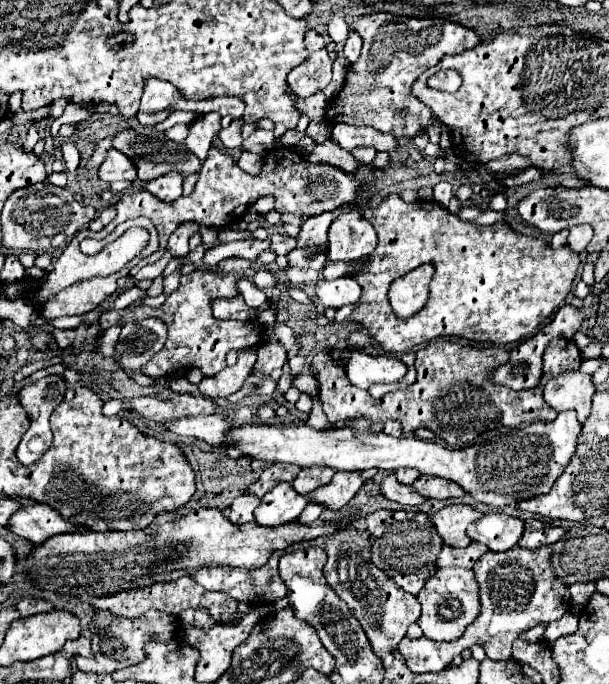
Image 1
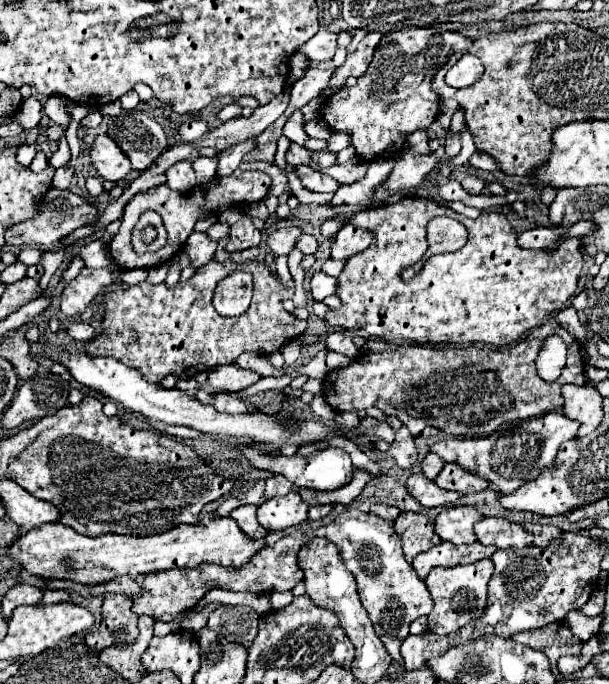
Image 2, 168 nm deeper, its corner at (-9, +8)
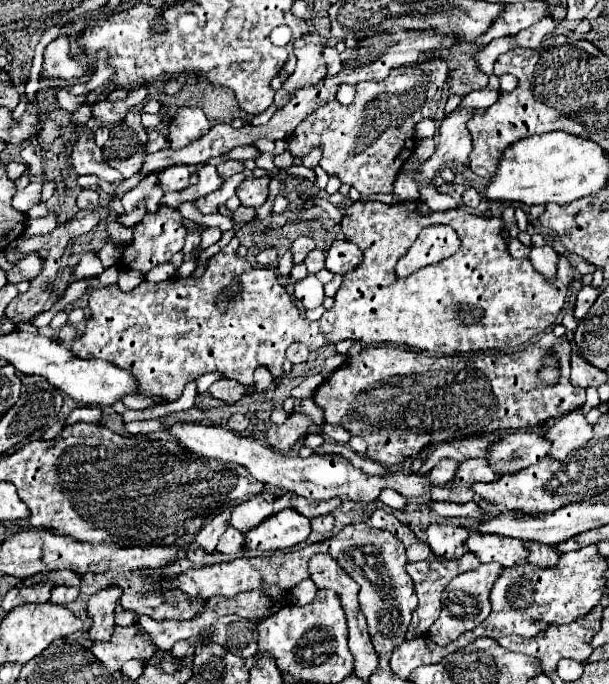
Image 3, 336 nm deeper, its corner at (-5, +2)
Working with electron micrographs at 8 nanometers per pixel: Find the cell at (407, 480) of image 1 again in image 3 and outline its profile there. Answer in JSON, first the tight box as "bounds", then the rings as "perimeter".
{"bounds":[429,459,459,485],"perimeter":[[[441,459],[429,473],[431,481],[435,481],[435,485],[445,485],[449,483],[453,477],[455,477],[455,471],[457,471],[459,463],[453,461],[453,459]]]}

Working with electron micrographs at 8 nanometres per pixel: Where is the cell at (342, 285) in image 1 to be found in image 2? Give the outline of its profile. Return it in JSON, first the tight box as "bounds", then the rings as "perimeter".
{"bounds":[311,271,337,301],"perimeter":[[[317,271],[311,277],[311,297],[315,301],[323,301],[325,297],[335,295],[335,293],[337,293],[337,277],[325,275],[323,271]]]}

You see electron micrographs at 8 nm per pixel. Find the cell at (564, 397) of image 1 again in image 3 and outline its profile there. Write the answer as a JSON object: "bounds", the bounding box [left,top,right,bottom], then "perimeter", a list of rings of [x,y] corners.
{"bounds":[545,409,593,461],"perimeter":[[[575,409],[569,415],[561,417],[545,433],[545,439],[551,441],[549,457],[551,459],[557,459],[557,461],[565,461],[565,457],[571,451],[585,447],[591,437],[593,437],[593,427],[585,421],[583,411],[581,409]]]}

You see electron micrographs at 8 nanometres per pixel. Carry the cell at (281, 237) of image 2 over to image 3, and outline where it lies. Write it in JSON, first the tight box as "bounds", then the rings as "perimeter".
{"bounds":[289,237,317,263],"perimeter":[[[299,237],[297,241],[291,243],[289,249],[293,251],[293,261],[295,263],[303,263],[303,259],[307,257],[307,253],[311,253],[313,249],[317,249],[317,245],[315,245],[313,237]]]}

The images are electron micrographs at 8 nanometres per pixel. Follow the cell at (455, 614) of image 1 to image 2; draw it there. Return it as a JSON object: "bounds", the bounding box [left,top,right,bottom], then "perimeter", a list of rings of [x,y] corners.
{"bounds":[425,559,493,635],"perimeter":[[[481,559],[471,565],[433,567],[425,579],[425,585],[435,601],[435,607],[429,613],[429,631],[437,635],[449,635],[459,631],[463,625],[475,621],[487,605],[487,583],[491,579],[491,573],[493,563],[489,559]]]}

